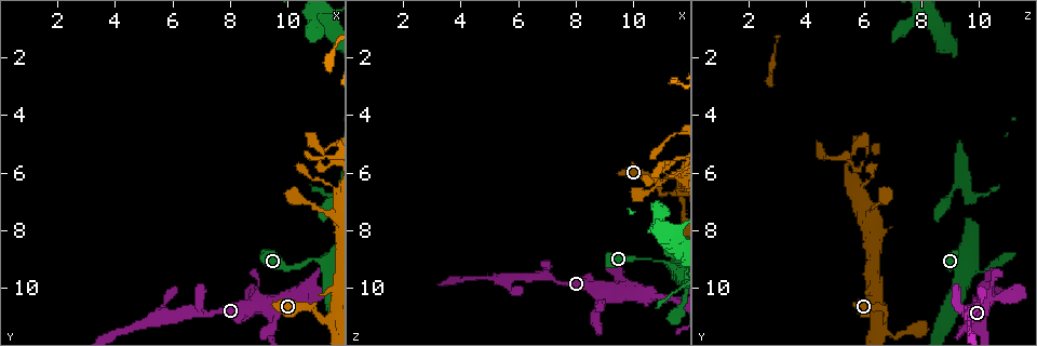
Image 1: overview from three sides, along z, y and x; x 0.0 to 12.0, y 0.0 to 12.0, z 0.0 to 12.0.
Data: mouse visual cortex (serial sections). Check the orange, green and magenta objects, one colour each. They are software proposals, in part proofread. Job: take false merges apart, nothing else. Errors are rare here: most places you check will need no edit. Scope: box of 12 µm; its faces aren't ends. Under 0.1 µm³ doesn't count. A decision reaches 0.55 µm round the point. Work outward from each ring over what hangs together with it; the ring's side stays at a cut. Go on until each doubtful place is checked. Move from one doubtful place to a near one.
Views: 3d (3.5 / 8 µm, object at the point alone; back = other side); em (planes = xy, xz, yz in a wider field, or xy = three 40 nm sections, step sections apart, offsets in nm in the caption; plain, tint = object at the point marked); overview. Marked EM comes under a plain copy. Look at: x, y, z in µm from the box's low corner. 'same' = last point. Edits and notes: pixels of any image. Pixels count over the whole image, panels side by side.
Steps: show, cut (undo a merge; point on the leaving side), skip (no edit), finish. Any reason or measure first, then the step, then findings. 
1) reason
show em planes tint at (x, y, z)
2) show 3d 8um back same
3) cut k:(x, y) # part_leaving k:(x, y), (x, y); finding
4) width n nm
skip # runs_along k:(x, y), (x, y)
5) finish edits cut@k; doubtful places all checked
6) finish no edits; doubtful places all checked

four-way junction
show 3d 8um at (11.3, 11.2, 6.8)

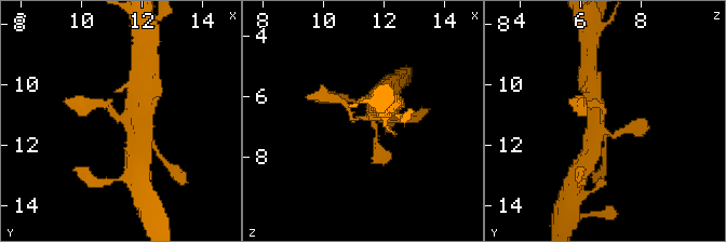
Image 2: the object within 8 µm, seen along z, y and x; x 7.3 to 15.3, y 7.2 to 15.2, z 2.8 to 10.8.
arms 4; arm_widths 200, 200, 600, 600 nm
show em xy step 1 tint at (11.4, 11.2, 6.7)

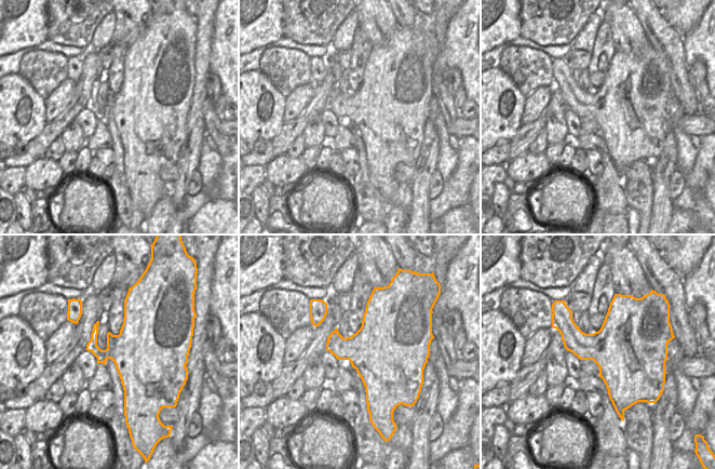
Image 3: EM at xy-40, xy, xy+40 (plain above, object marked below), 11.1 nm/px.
skip # runs_along 2:(106, 104), (131, 119), (140, 101); continuous, no second cell

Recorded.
show 3d 3.5um at (11.1, 9.2, 9.2)

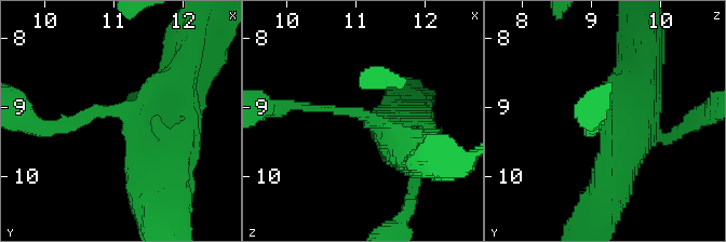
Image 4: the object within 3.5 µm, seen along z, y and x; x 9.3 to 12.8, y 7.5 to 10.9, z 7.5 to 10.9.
show em xy step 5 tint at (11.20, 9.20, 9.15)

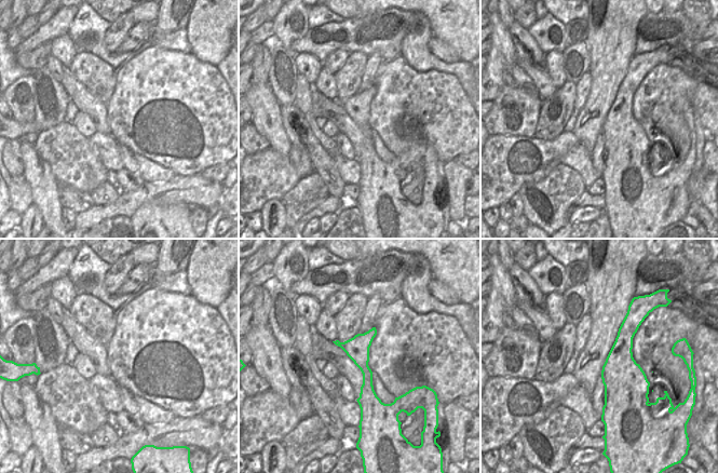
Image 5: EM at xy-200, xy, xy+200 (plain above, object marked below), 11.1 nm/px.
skip # runs_along 5:(374, 332), (363, 342), (366, 406); one cell here

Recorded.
sharp bend
show 3d 3.5um at (11.2, 5.4, 6.1)

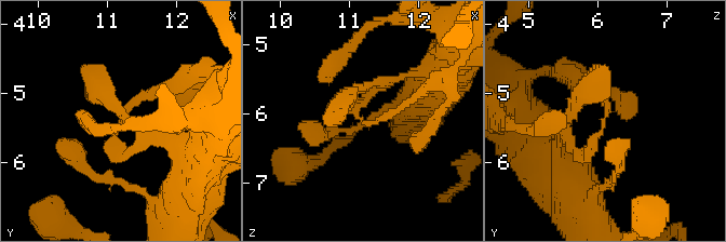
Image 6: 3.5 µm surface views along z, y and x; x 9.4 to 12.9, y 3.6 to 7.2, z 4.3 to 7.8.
arm_widths 150, 150 nm
show em xy step 2 tint at (11.25, 5.35, 6.05)

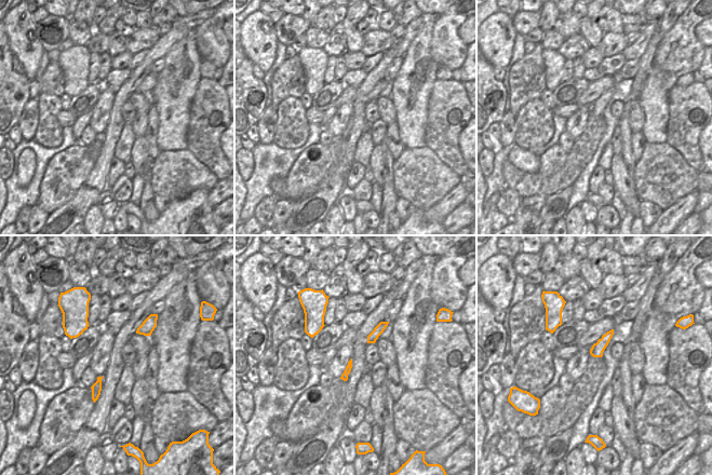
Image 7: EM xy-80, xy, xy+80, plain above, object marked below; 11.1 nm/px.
skip # runs_along 6:(140, 140), (174, 81); one cell here

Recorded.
finish no edits; doubtful places all checked

